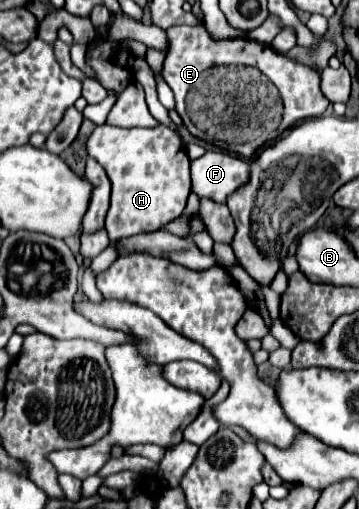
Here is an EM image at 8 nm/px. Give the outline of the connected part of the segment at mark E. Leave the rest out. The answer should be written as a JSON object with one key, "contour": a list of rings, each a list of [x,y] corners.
{"contour":[[[176,26],[176,34],[168,34],[168,38],[170,50],[162,76],[174,90],[178,114],[190,134],[216,146],[226,146],[230,152],[254,158],[260,148],[280,138],[294,124],[322,116],[330,104],[320,90],[320,74],[316,70],[276,52],[268,44],[250,38],[212,40],[206,30],[192,26]]]}

